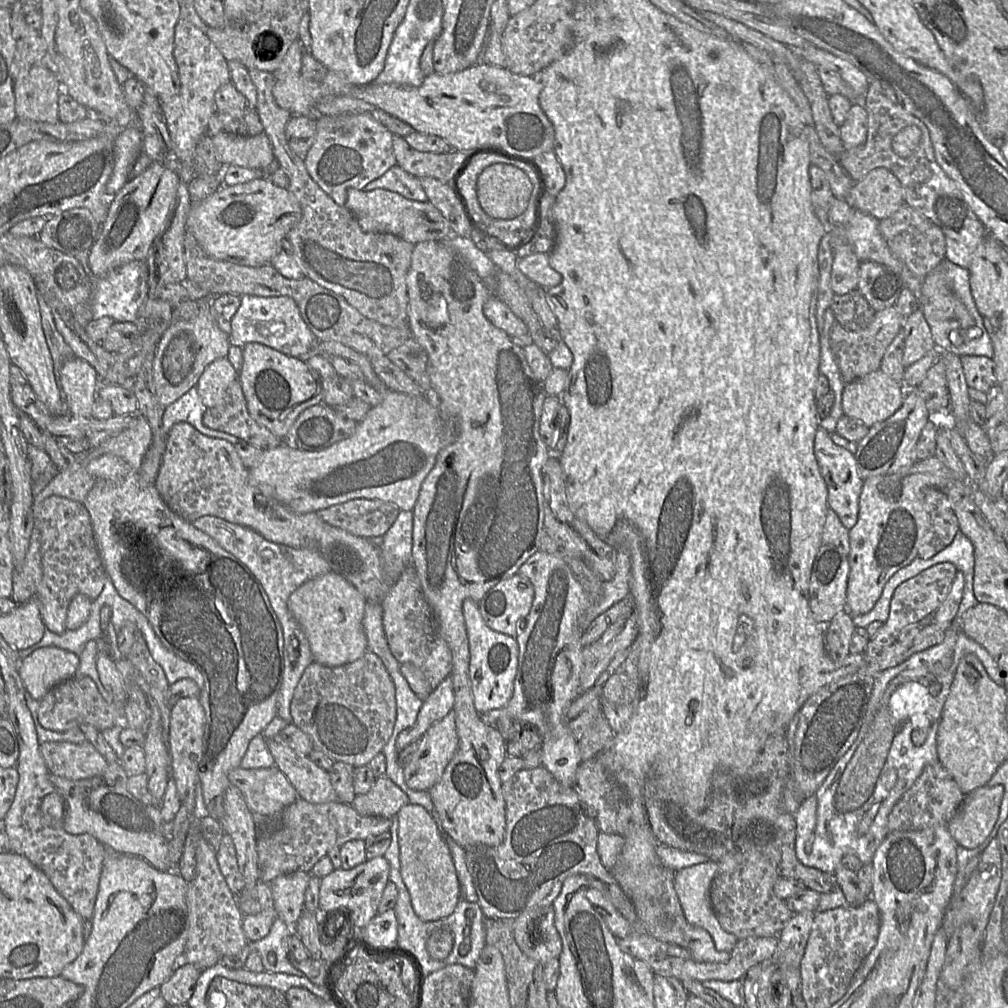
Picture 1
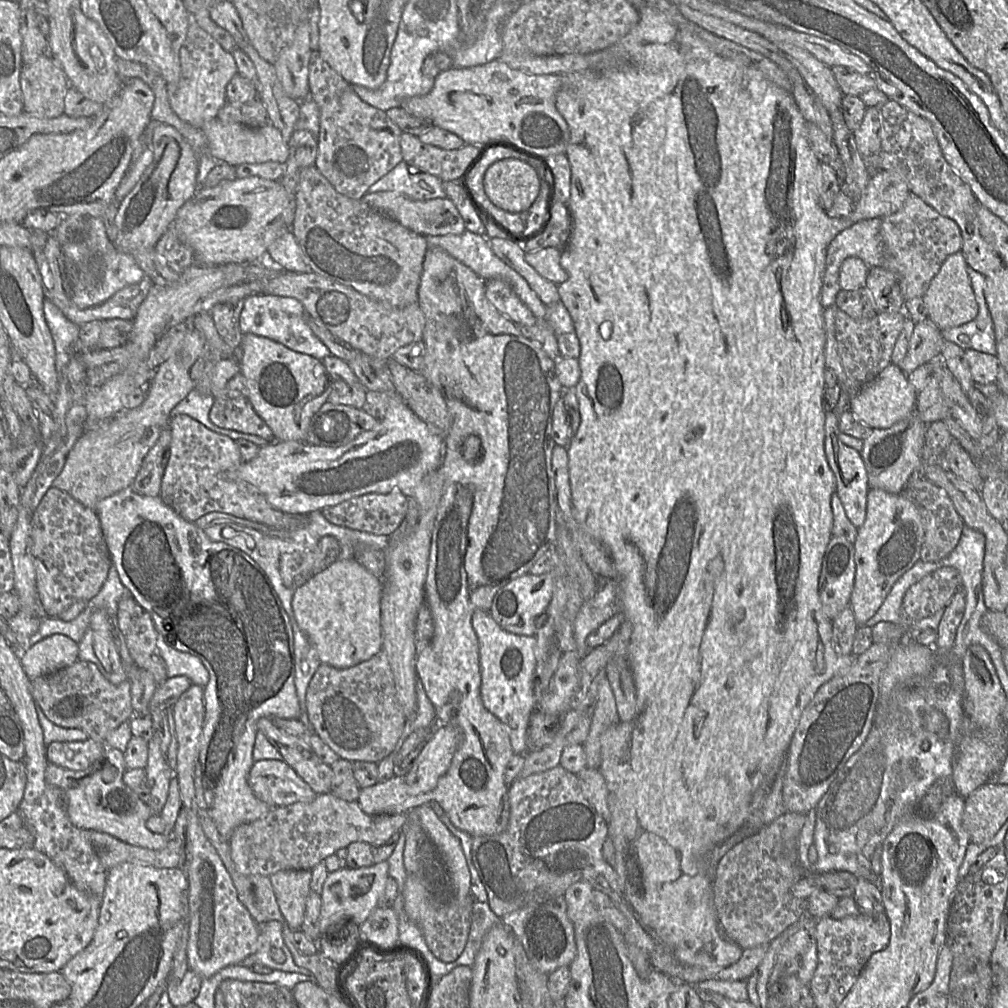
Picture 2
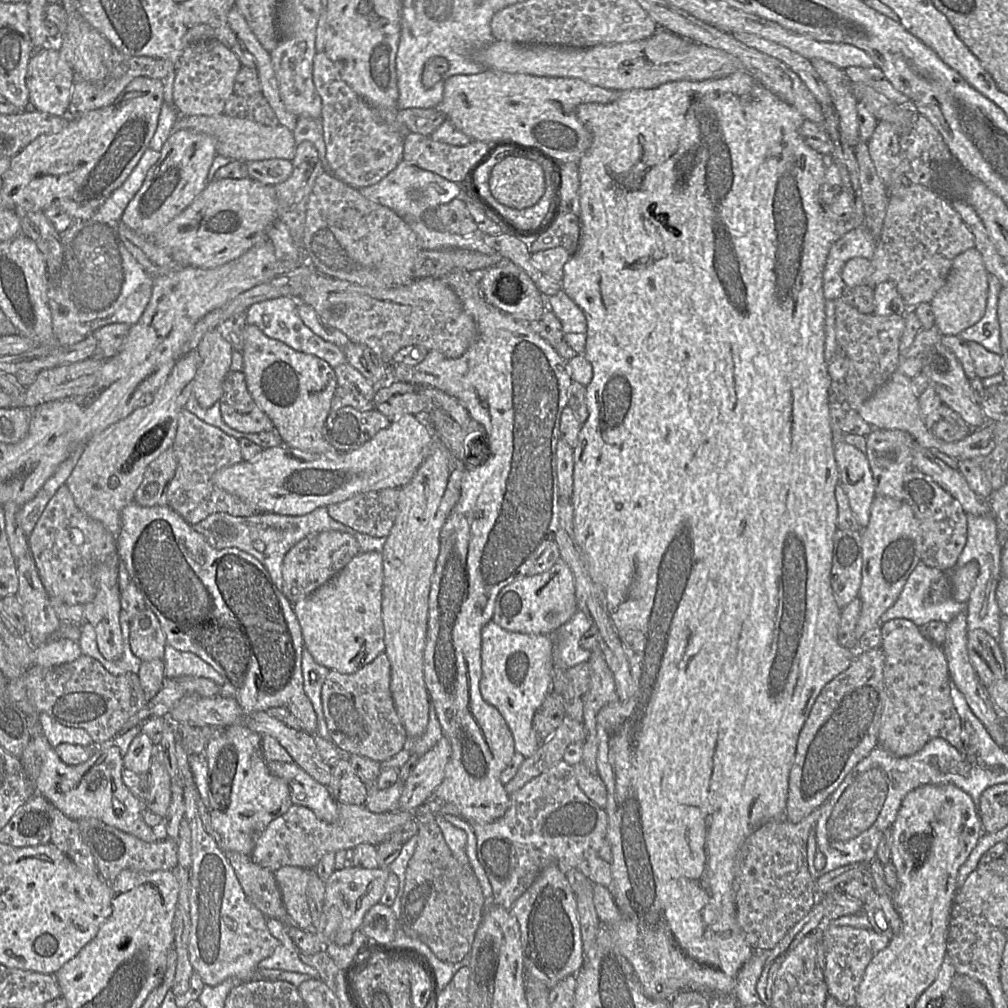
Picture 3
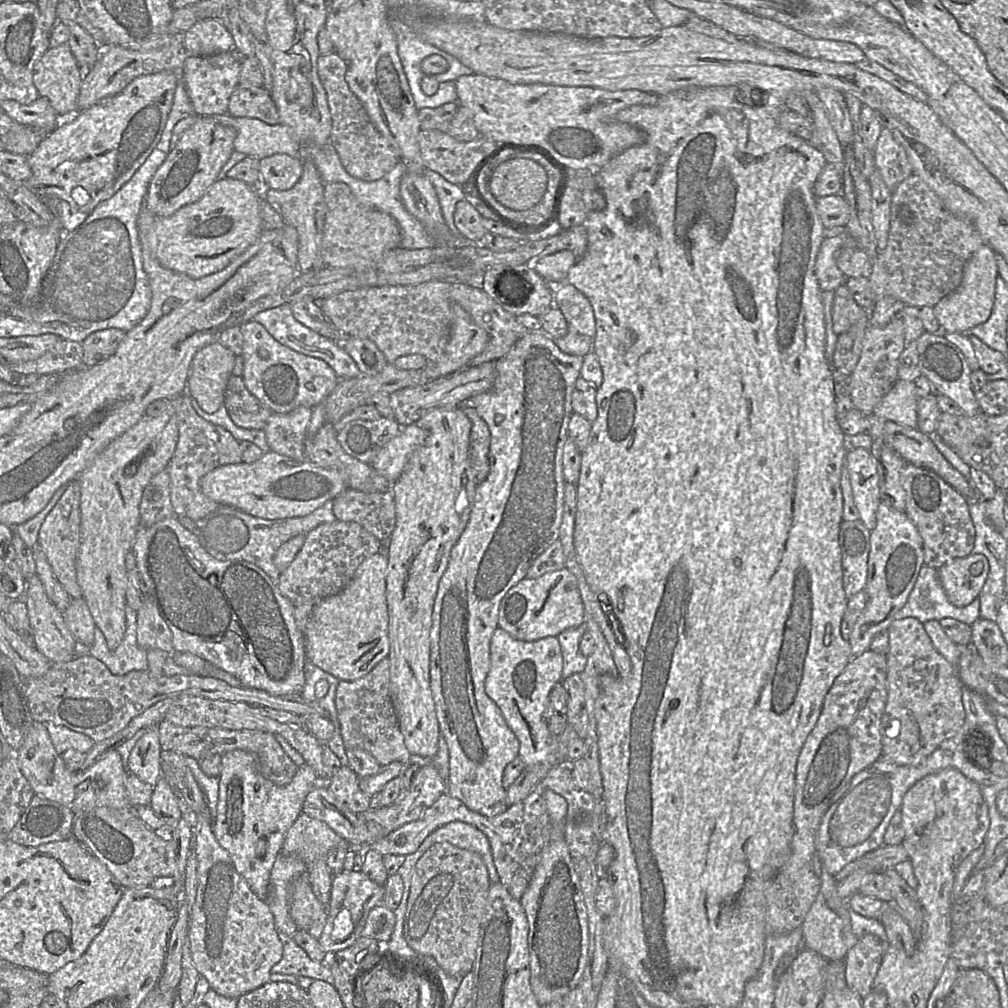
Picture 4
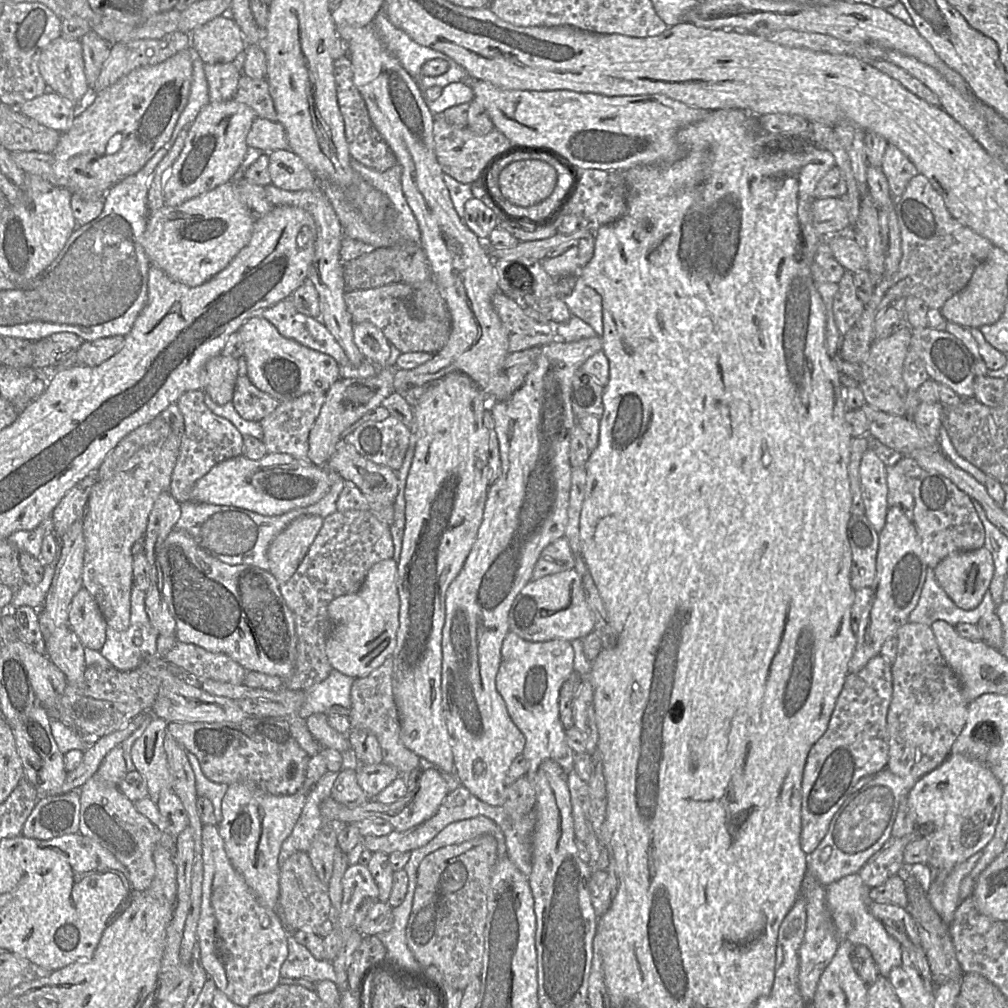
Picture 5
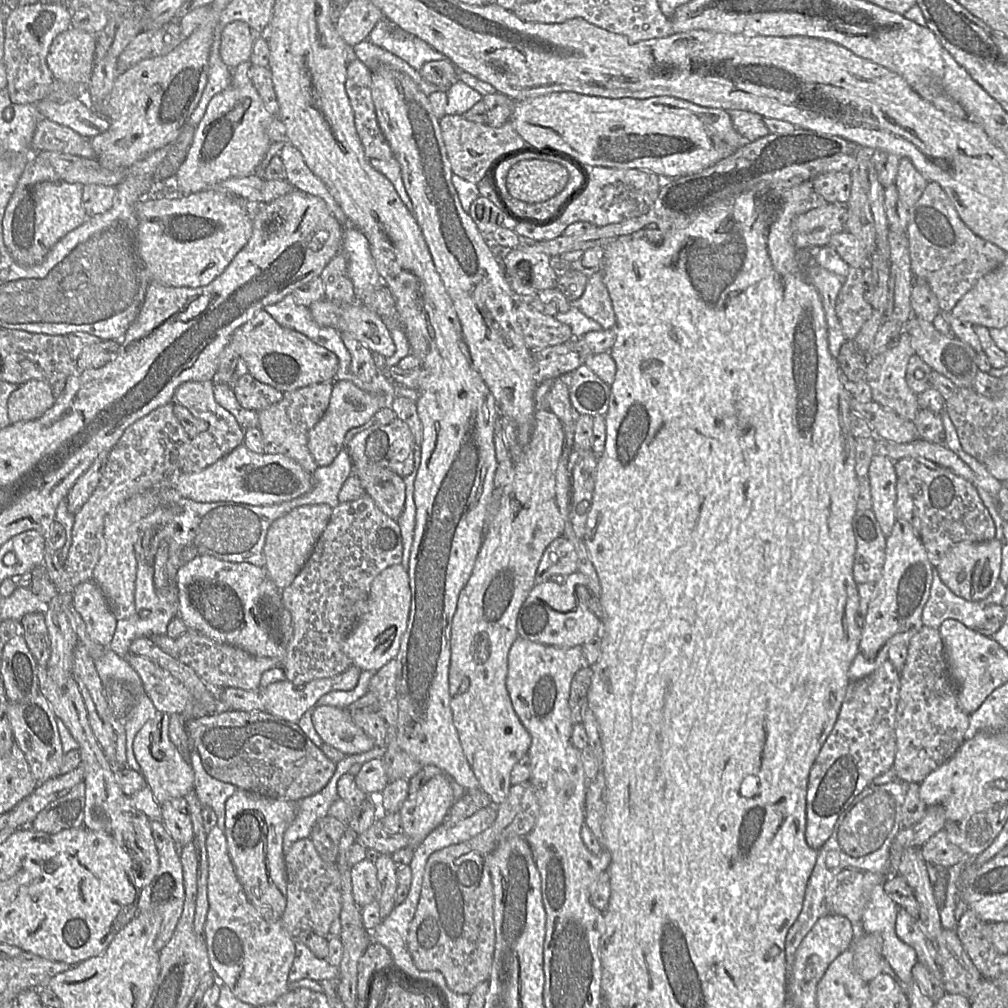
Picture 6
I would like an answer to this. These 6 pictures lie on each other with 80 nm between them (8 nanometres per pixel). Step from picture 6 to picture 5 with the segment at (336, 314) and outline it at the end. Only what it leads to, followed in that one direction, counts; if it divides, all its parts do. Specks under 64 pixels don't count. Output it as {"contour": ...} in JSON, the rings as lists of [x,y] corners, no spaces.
{"contour":[[[368,321],[353,323],[353,340],[366,361],[382,366],[387,364],[390,343],[375,325]]]}

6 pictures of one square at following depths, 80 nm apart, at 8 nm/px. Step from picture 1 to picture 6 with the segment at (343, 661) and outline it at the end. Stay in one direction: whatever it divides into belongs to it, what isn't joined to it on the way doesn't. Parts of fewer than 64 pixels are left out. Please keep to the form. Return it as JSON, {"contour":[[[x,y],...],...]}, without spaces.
{"contour":[[[392,565],[374,578],[367,598],[367,609],[343,644],[343,651],[351,659],[353,666],[362,671],[376,672],[396,658],[407,627],[410,603],[409,577],[402,565]]]}

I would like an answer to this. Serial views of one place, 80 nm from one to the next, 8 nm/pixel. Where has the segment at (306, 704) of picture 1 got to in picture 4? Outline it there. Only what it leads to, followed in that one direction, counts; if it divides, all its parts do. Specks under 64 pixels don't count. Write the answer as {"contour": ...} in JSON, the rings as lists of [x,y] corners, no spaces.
{"contour":[[[382,659],[367,675],[354,681],[340,680],[335,694],[336,725],[347,750],[368,751],[381,766],[398,761],[410,764],[411,753],[404,743],[390,696],[390,660]]]}

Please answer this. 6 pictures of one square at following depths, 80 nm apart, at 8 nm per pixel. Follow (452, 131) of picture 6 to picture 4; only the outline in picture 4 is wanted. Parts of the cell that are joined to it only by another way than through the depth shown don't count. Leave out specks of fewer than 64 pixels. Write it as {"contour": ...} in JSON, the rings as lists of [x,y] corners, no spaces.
{"contour":[[[421,130],[418,135],[420,154],[426,170],[434,171],[447,181],[464,185],[469,181],[472,185],[479,169],[505,145],[488,137],[479,137],[469,142],[456,140],[440,130]]]}

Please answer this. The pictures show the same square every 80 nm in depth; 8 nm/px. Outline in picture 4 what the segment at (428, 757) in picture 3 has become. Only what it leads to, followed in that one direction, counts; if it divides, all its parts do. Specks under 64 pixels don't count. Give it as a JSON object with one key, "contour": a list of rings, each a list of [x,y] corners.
{"contour":[[[433,764],[424,765],[419,768],[417,773],[414,775],[411,785],[408,790],[403,791],[402,786],[402,793],[399,799],[393,803],[390,806],[380,806],[377,808],[369,808],[365,812],[357,813],[359,815],[363,815],[366,820],[372,820],[380,825],[382,825],[384,828],[387,828],[389,832],[393,832],[400,828],[401,826],[417,820],[427,808],[429,808],[433,803],[443,794],[446,793],[447,785],[443,781],[443,779],[440,777],[438,770]]]}

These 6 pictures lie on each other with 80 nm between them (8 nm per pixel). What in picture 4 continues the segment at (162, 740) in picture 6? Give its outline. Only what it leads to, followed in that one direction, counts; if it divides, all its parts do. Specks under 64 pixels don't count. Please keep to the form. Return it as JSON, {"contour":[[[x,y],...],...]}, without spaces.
{"contour":[[[149,727],[130,752],[128,758],[129,771],[143,782],[154,786],[162,777],[161,751],[157,727]]]}

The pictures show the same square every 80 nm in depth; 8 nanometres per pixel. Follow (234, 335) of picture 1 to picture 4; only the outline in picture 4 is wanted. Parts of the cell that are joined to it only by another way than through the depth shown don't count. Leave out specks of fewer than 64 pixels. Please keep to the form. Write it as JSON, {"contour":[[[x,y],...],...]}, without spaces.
{"contour":[[[288,303],[261,311],[254,315],[253,320],[262,324],[272,337],[284,346],[325,361],[335,371],[338,379],[356,378],[364,375],[339,343],[322,336],[296,320],[291,305]]]}

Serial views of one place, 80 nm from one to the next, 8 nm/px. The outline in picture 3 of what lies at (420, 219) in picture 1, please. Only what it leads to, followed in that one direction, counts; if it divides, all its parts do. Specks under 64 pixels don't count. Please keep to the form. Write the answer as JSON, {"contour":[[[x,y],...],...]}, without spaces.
{"contour":[[[456,198],[449,203],[426,210],[421,220],[431,229],[465,236],[478,232],[466,202]]]}

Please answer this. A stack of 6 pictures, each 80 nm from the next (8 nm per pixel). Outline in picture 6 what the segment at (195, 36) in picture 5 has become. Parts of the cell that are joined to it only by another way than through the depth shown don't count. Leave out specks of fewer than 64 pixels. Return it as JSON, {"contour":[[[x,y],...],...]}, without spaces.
{"contour":[[[235,20],[221,31],[220,57],[230,68],[249,61],[256,35],[243,21]]]}

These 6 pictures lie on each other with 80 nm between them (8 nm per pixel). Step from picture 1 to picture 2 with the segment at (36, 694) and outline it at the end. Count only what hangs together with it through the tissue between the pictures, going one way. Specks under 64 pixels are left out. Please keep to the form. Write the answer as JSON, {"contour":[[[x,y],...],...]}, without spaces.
{"contour":[[[52,635],[26,650],[21,664],[29,680],[53,673],[78,660],[79,644],[64,635]]]}

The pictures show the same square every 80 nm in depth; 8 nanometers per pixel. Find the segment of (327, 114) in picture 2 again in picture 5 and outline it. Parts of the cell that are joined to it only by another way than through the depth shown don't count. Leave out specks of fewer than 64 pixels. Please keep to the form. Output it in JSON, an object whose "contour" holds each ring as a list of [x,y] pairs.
{"contour":[[[347,55],[334,60],[334,77],[337,101],[344,121],[345,136],[351,158],[378,172],[384,172],[398,164],[396,156],[372,123],[365,100],[353,83],[352,65]]]}

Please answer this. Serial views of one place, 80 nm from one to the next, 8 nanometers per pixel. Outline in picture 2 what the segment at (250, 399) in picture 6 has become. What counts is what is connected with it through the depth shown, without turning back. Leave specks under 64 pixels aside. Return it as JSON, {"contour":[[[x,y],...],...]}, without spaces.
{"contour":[[[241,373],[233,376],[218,394],[214,394],[209,419],[221,428],[275,440],[270,427],[255,412]]]}

